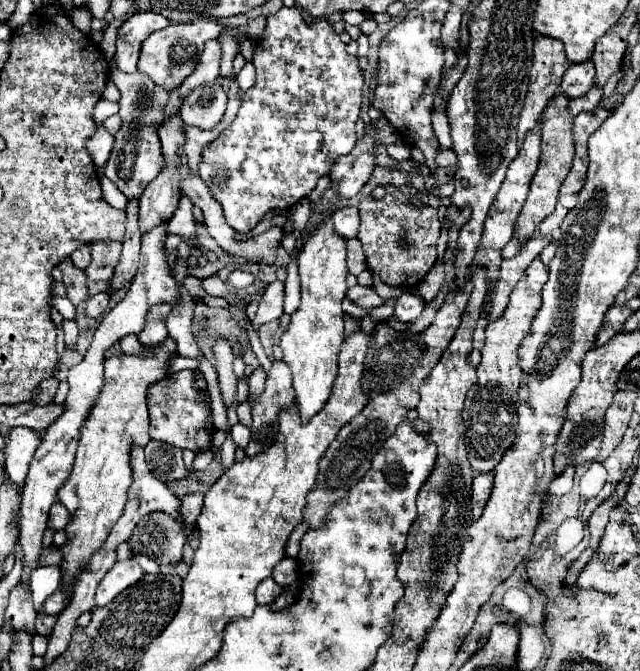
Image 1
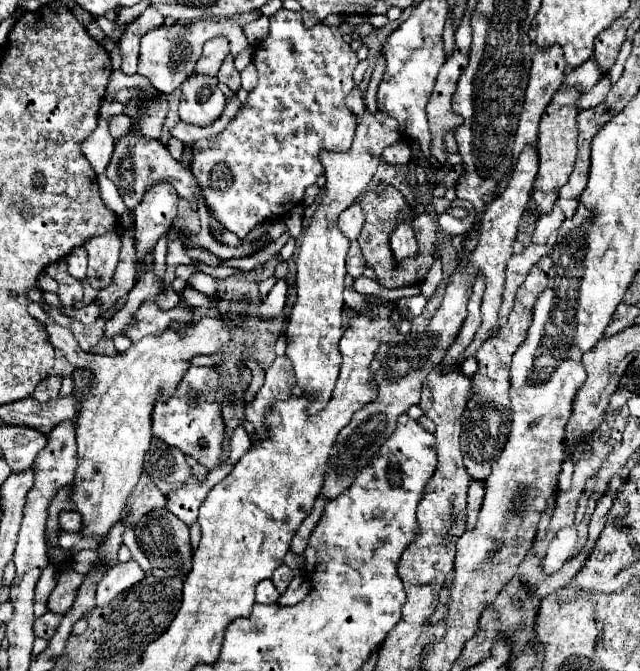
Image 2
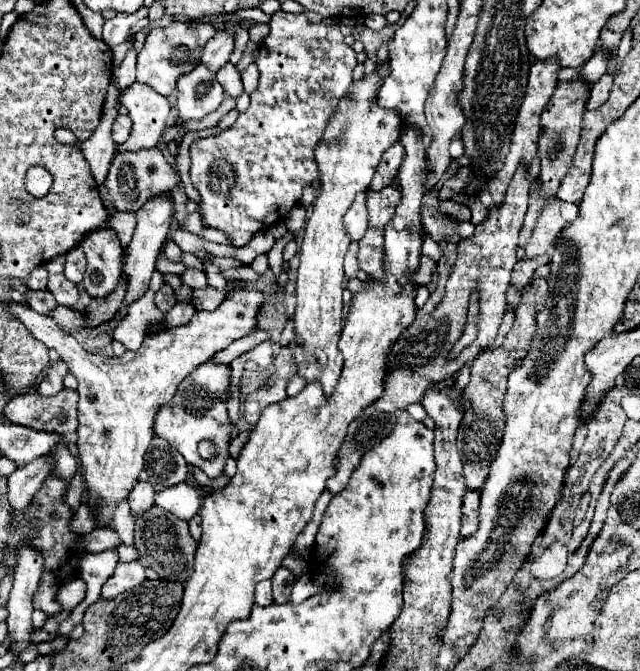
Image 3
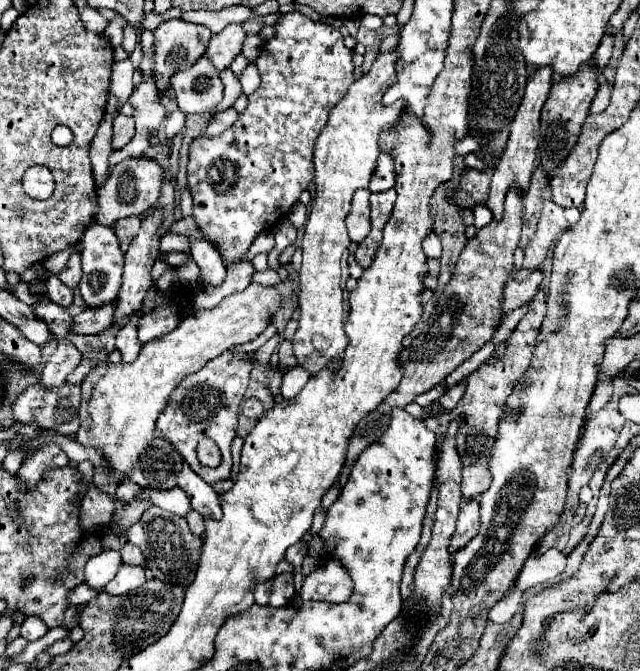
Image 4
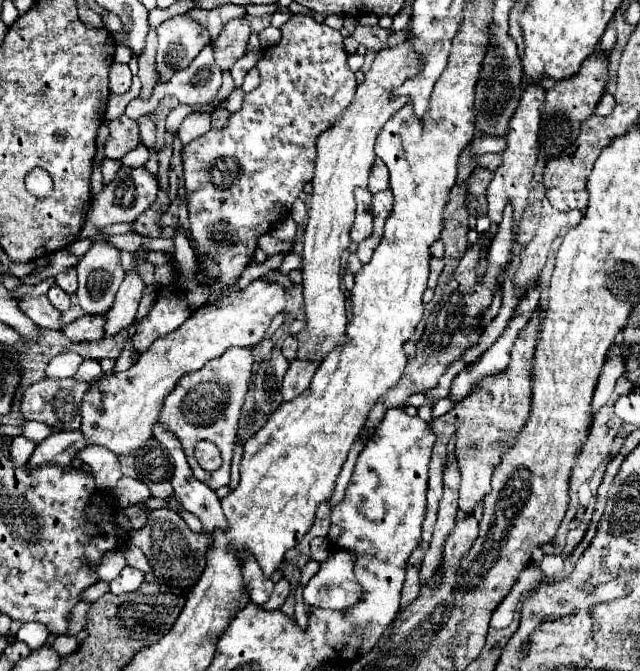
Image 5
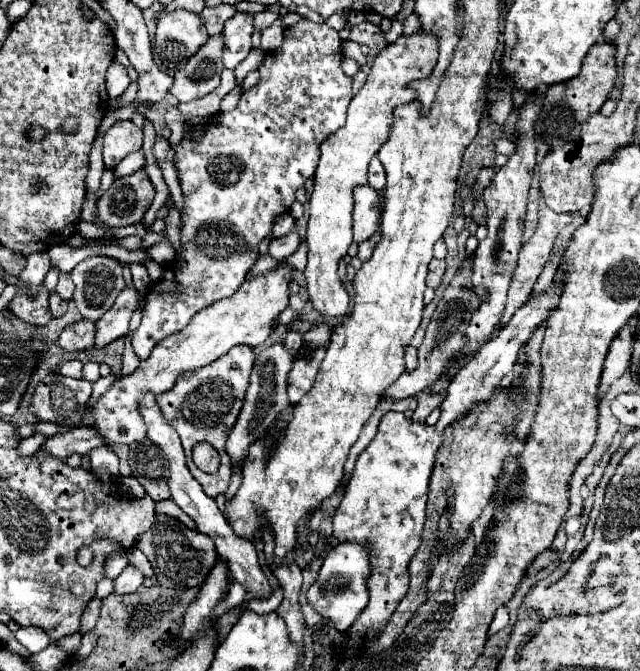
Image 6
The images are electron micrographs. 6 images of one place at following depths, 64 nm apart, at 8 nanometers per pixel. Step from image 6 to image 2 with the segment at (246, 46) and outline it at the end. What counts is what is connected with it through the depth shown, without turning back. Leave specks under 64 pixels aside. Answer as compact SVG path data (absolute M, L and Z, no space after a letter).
M220 36L220 38L214 38L210 42L206 42L204 46L204 52L196 64L196 72L204 72L204 74L210 74L210 76L216 76L220 64L224 62L224 58L230 54L230 46L228 46L228 38Z

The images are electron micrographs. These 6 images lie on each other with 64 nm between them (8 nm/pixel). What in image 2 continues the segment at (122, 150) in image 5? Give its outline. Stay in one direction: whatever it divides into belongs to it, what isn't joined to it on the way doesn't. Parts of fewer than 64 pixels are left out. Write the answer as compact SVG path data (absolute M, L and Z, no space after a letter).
M126 114L112 116L110 118L110 134L112 134L112 138L120 140L122 136L126 136L128 130L130 130L130 126L132 126L132 122L130 122L130 118Z

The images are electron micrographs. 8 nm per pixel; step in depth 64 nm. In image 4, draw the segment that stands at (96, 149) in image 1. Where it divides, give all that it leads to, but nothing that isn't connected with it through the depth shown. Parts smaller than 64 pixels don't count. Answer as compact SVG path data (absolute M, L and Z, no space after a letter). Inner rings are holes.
M124 60L124 62L116 62L112 66L112 82L110 82L110 94L114 94L120 100L120 106L130 98L134 84L132 84L132 62ZM106 114L100 122L100 128L90 144L90 160L94 168L94 178L98 184L106 182L106 168L108 168L108 156L112 154L110 140L112 140L112 120L114 114Z

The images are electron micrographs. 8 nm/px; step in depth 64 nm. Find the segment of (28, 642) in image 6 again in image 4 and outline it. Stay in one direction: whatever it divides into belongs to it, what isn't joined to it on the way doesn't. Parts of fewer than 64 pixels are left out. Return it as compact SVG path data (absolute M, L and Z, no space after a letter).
M26 618L26 622L22 624L20 636L26 638L28 642L34 642L38 638L42 638L48 632L48 626L40 620L40 618Z

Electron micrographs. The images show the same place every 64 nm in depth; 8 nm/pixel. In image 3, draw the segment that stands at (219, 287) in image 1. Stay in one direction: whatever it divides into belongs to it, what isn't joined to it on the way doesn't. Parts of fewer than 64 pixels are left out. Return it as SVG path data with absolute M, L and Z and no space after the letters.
M186 268L184 274L180 276L182 278L182 284L186 284L188 288L206 288L208 282L206 282L206 274L198 268Z

